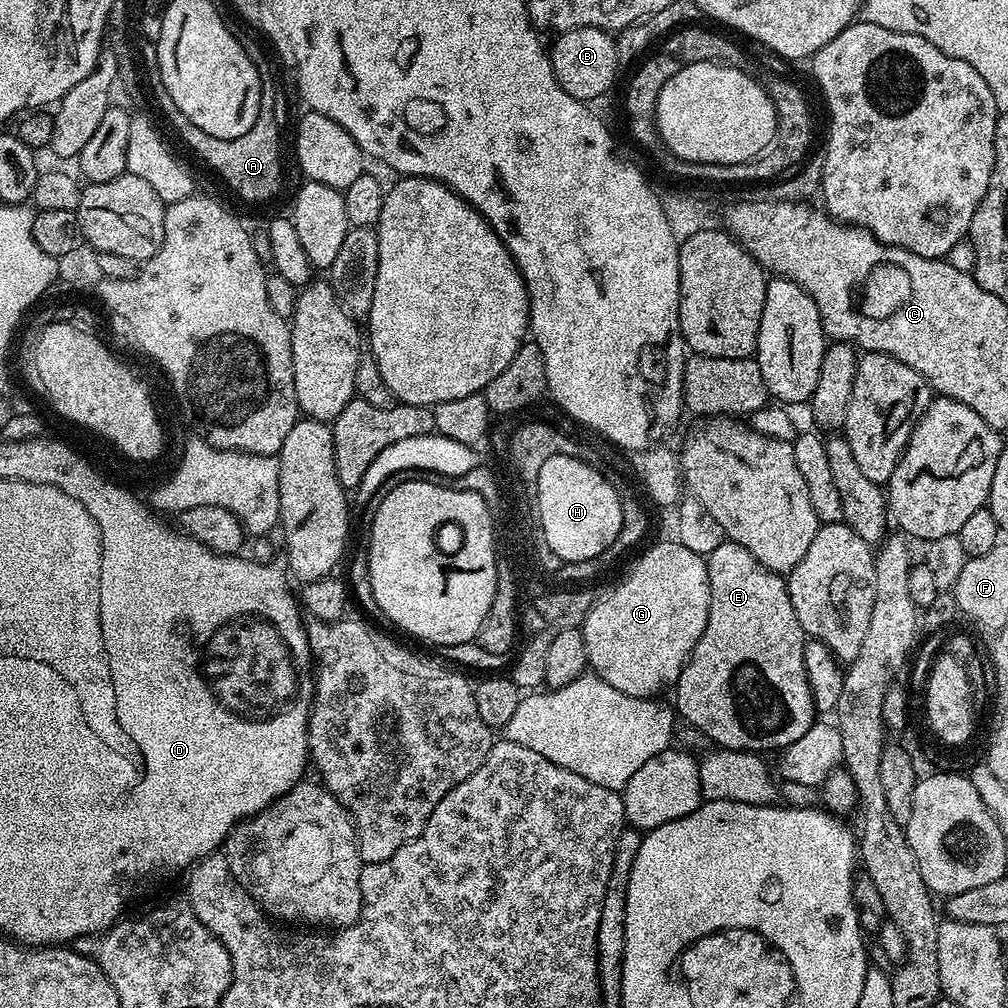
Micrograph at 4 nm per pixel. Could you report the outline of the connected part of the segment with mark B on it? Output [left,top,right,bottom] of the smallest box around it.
[550,28,616,102]

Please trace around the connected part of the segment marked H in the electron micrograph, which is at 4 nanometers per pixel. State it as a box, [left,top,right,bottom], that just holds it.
[537,456,622,564]

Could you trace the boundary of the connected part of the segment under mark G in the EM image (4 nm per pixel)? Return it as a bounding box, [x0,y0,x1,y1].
[582,543,710,700]

